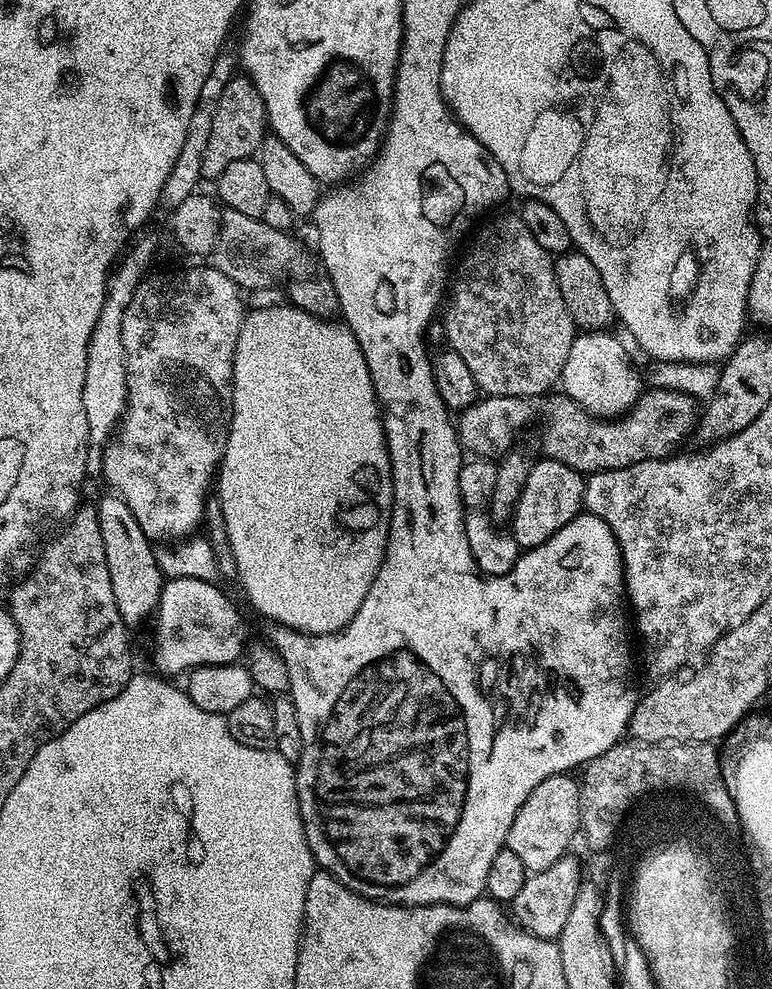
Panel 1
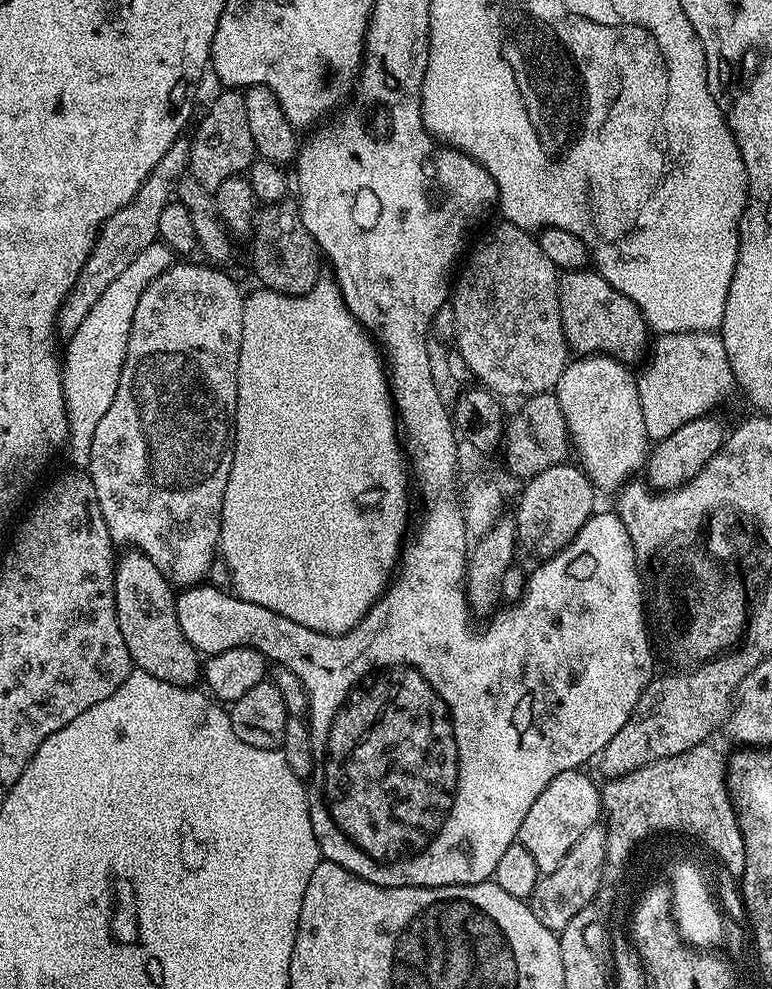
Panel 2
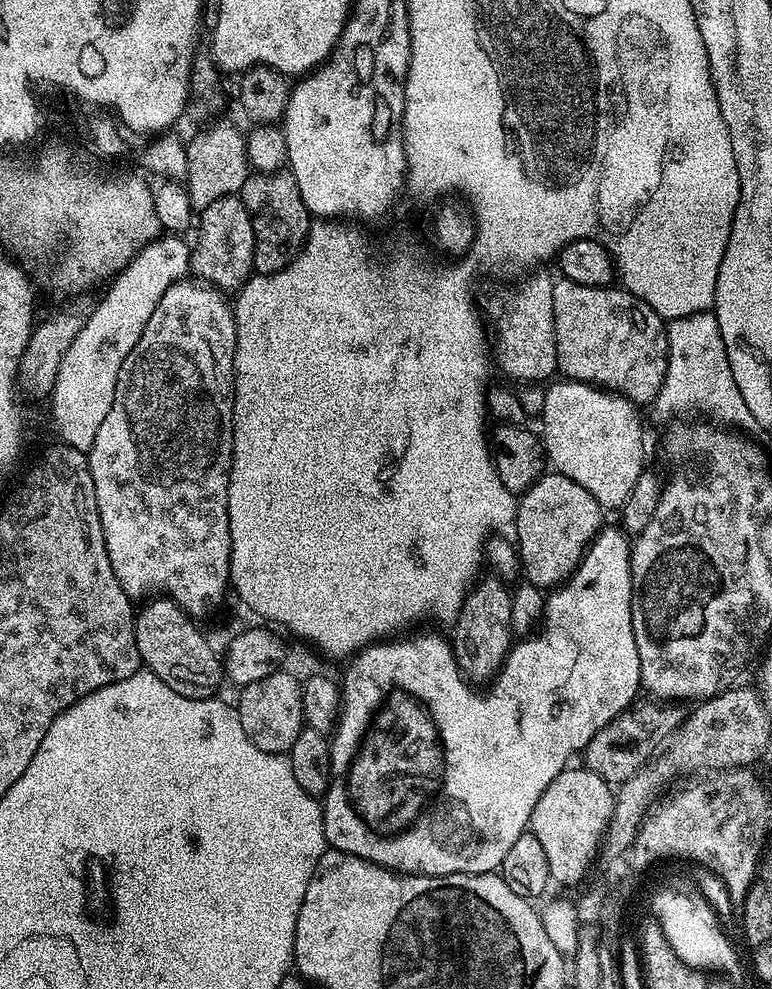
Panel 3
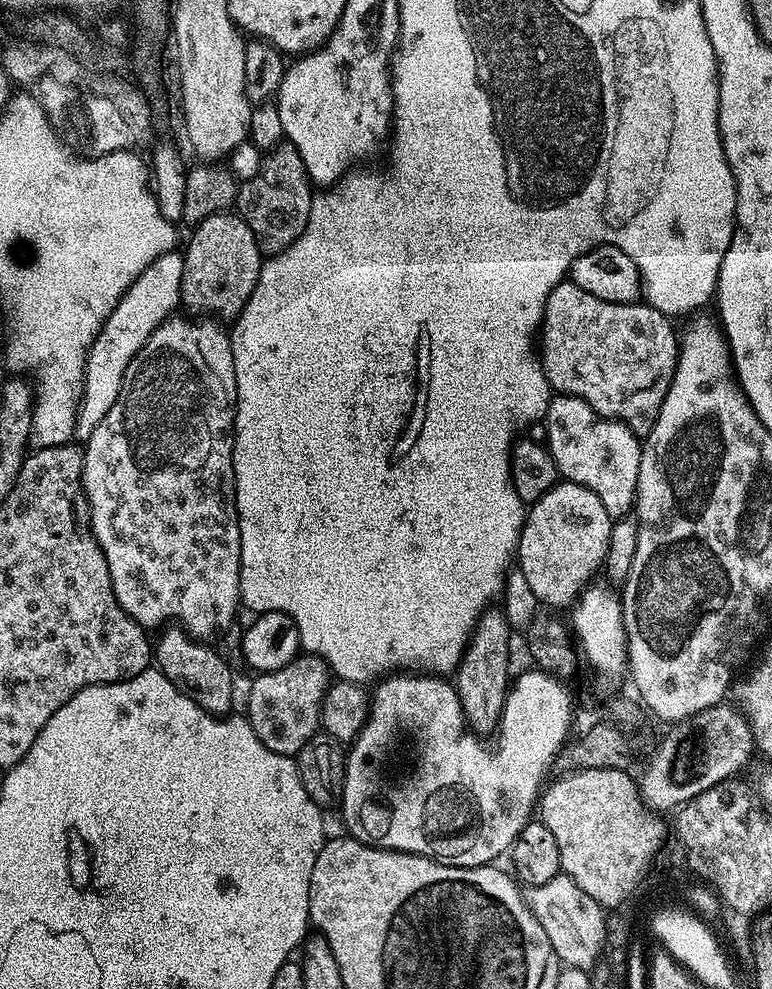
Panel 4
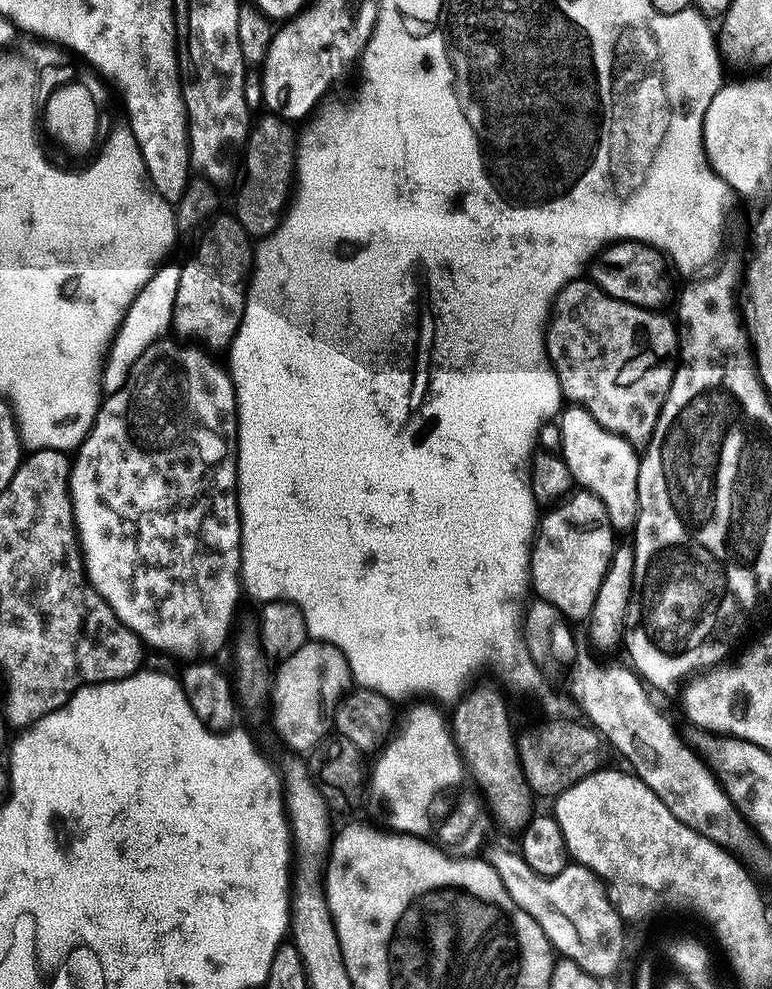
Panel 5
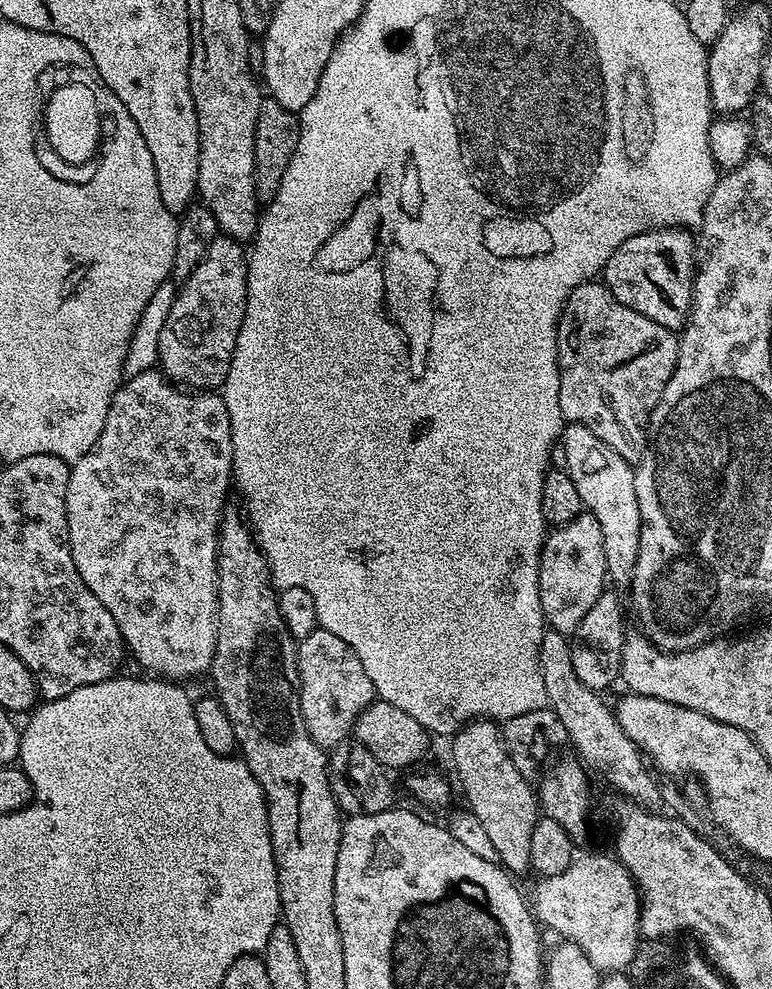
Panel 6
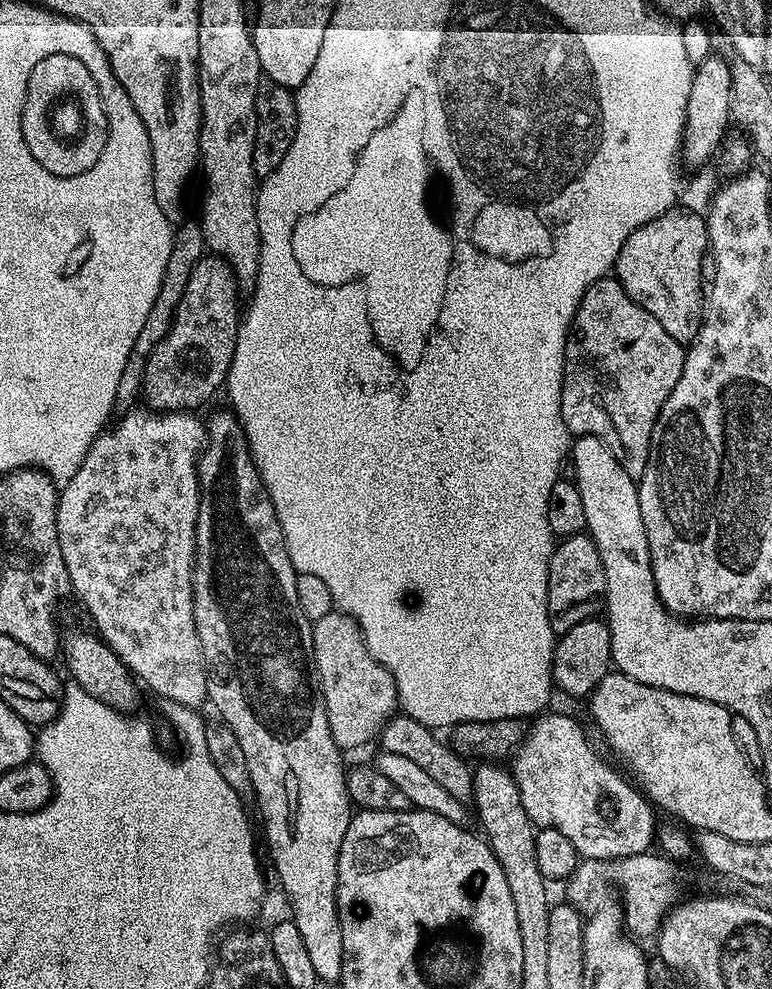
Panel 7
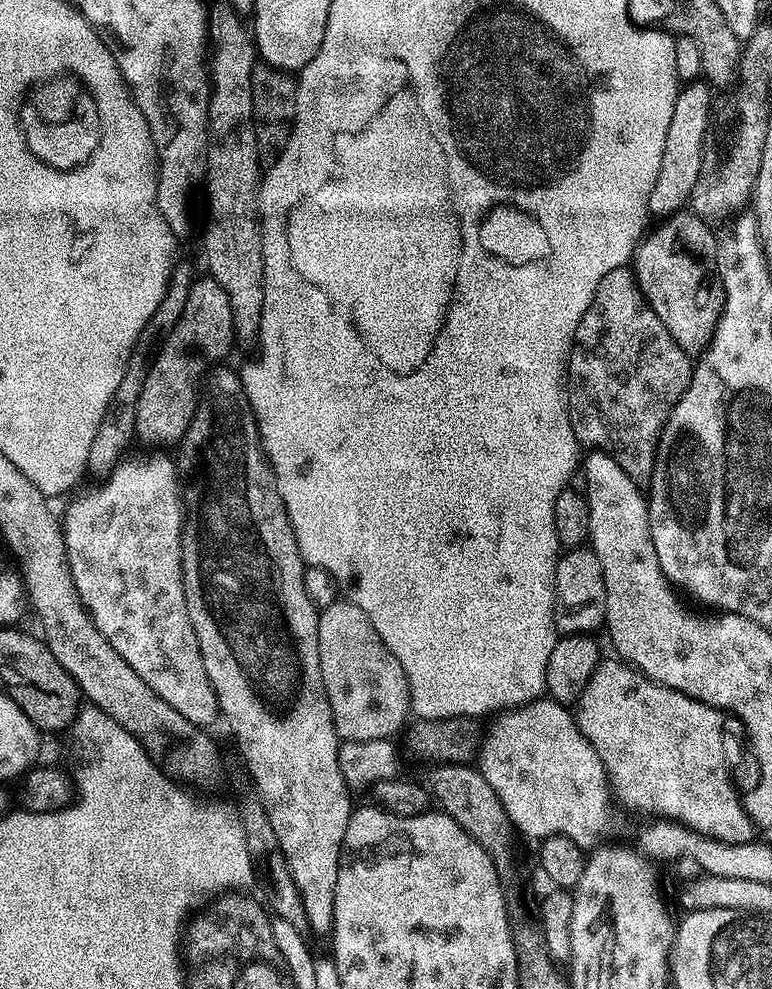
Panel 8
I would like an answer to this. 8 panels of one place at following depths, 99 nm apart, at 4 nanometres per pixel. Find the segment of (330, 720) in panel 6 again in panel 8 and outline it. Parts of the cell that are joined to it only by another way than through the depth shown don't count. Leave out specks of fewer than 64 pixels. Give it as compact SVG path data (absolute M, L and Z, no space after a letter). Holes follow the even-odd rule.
M338 598L320 612L318 662L341 741L387 740L409 723L412 693L408 691L402 662L389 654L382 638L378 638L378 630L374 630L371 616L353 601Z

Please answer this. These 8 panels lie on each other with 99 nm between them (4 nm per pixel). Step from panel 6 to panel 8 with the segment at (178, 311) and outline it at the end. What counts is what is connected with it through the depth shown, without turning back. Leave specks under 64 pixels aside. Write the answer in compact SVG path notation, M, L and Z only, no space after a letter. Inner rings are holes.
M193 279L186 294L182 318L178 318L174 330L170 330L168 337L155 349L142 394L138 394L135 439L153 444L156 450L168 450L171 444L172 447L179 445L194 418L198 385L209 367L219 365L223 361L220 359L234 348L230 300L216 280L203 279Z

